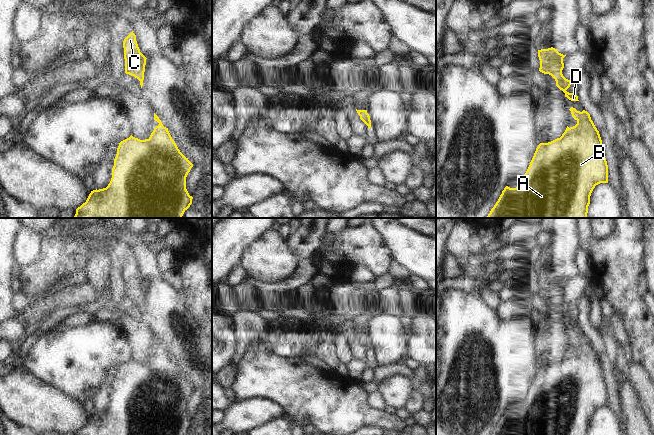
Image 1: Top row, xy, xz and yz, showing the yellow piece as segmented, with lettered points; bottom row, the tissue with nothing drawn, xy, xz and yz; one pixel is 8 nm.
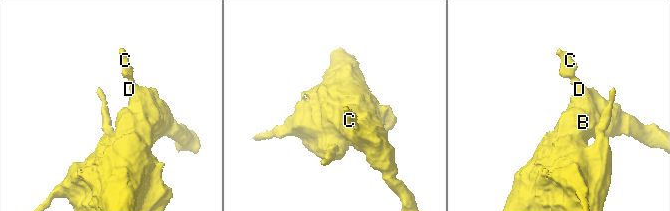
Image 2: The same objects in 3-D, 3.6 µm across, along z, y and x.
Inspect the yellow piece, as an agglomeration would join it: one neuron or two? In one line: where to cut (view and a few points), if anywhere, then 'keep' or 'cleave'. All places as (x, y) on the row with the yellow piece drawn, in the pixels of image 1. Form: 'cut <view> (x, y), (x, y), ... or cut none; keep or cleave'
cut none; keep

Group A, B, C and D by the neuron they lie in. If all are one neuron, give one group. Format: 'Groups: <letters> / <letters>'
Groups: A B C D.

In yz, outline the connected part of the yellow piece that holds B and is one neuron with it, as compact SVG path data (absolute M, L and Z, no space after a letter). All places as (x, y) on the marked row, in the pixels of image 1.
M573 107L569 110L577 124L570 128L567 126L560 138L538 145L523 175L524 181L516 188L506 186L486 218L587 218L593 189L600 183L608 183L608 165L602 151L599 131L590 114L585 110L577 111Z

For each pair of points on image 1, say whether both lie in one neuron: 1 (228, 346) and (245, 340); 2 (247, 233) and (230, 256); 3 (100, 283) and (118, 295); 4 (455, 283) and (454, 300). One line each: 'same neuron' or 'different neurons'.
1: different neurons
2: same neuron
3: different neurons
4: different neurons

